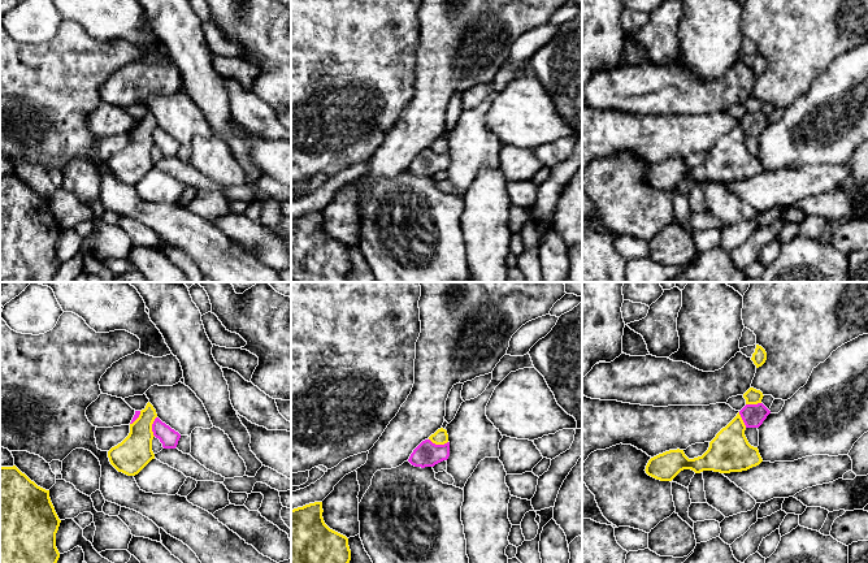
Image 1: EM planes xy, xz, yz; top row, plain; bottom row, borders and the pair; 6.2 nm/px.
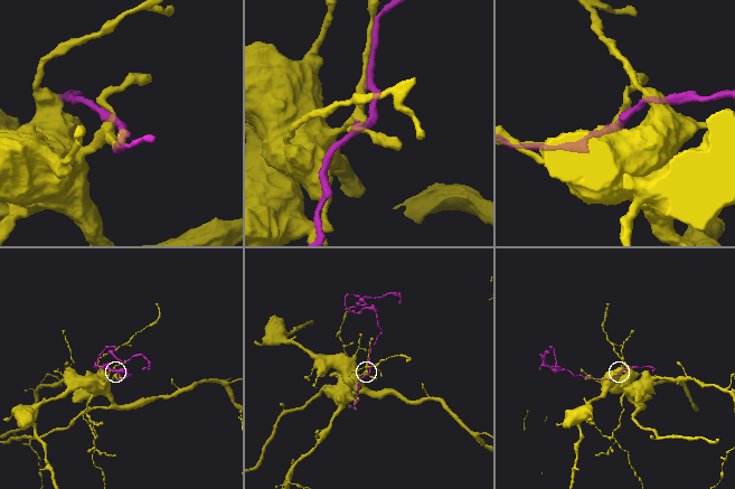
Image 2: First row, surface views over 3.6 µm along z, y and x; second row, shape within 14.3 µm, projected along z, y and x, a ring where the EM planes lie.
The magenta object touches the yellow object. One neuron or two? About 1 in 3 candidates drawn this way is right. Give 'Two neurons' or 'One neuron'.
Two neurons

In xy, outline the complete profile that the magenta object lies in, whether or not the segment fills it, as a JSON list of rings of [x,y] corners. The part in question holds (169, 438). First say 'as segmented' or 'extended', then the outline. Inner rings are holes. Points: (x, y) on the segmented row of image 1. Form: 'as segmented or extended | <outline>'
as segmented | [[[159,417],[152,424],[152,432],[156,438],[160,439],[164,449],[175,449],[181,434],[162,423]]]

